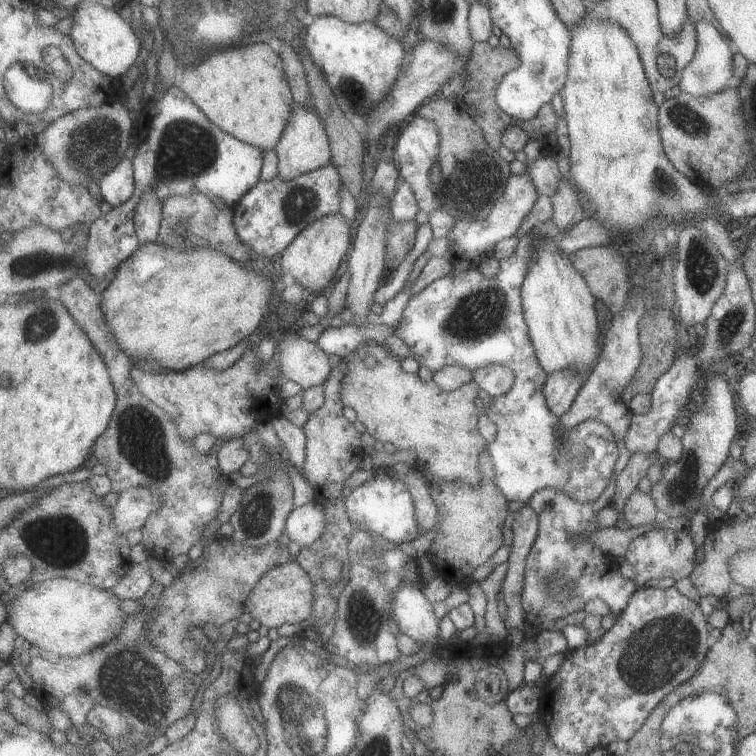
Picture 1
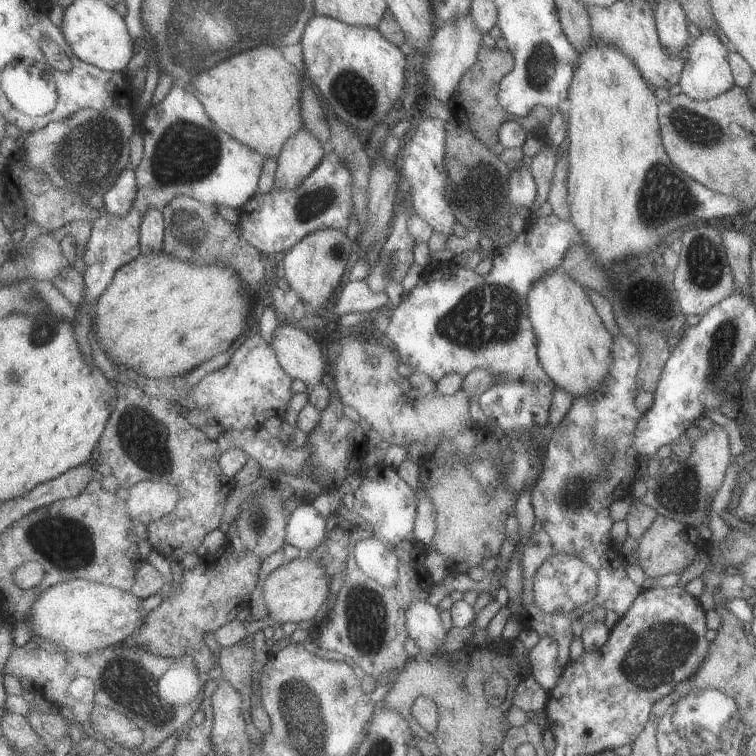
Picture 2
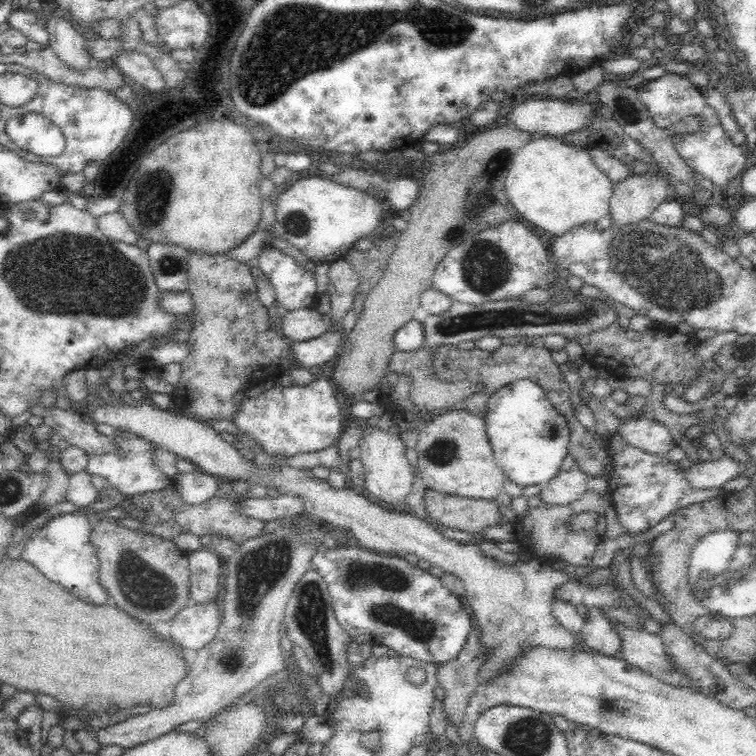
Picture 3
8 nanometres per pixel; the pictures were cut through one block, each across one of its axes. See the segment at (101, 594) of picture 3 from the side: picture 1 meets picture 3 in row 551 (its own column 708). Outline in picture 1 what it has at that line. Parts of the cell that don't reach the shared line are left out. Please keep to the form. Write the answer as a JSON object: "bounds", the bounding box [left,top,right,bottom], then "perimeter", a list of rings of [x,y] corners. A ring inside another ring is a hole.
{"bounds":[679,20,733,96],"perimeter":[[[699,20],[695,24],[697,30],[697,48],[695,48],[695,56],[693,60],[683,68],[681,74],[681,82],[679,88],[685,94],[691,96],[709,96],[709,94],[719,94],[723,92],[727,86],[725,82],[733,76],[733,54],[729,50],[729,40],[721,34],[721,30],[705,20]]]}

